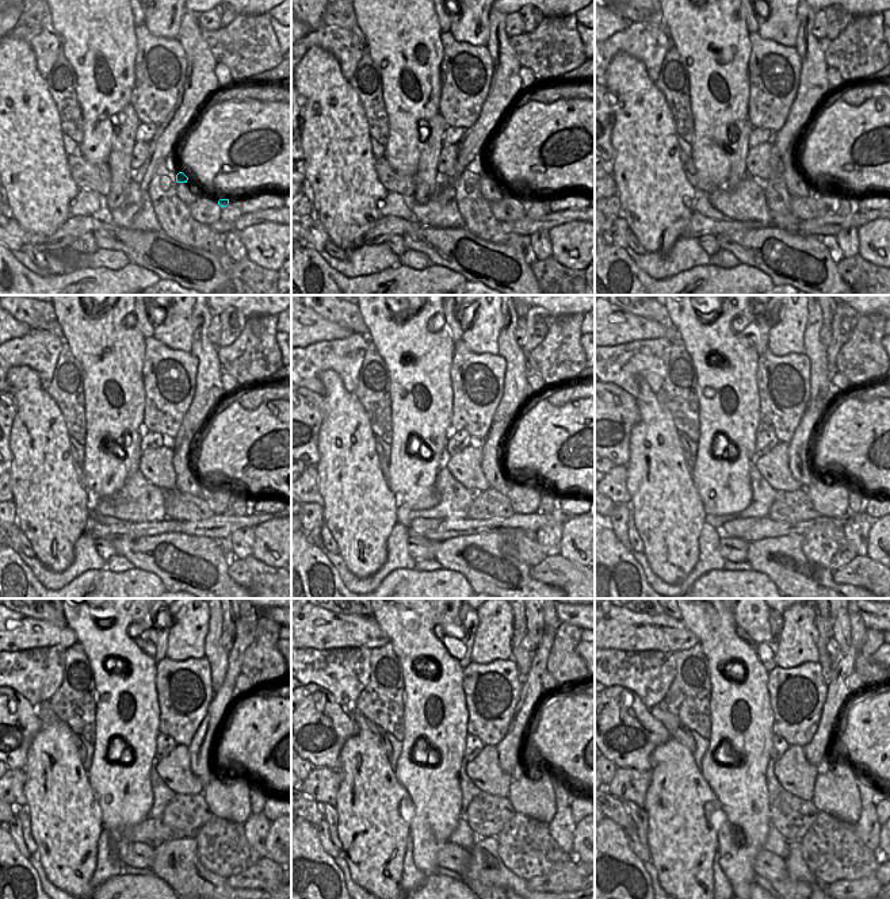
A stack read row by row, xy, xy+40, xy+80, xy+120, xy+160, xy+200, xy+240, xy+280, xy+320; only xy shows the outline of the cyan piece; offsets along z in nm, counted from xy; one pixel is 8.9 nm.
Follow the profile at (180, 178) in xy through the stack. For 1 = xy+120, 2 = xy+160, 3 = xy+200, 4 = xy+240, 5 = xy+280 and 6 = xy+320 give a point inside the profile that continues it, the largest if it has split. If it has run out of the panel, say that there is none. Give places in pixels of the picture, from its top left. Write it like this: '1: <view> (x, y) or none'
1: xy+120 (220, 497)
2: xy+160 (524, 497)
3: xy+200 (829, 494)
4: xy+240 (228, 795)
5: xy+280 (531, 792)
6: xy+320 (836, 792)

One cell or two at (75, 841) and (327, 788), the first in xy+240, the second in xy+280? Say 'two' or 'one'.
two

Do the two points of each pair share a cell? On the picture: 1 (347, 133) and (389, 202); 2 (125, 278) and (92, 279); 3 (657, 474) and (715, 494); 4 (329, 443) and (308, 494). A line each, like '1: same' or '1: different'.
1: different
2: same
3: different
4: different

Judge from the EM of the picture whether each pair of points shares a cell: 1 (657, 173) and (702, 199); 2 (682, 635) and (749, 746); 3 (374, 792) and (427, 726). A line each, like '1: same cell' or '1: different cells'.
1: different cells
2: different cells
3: different cells

